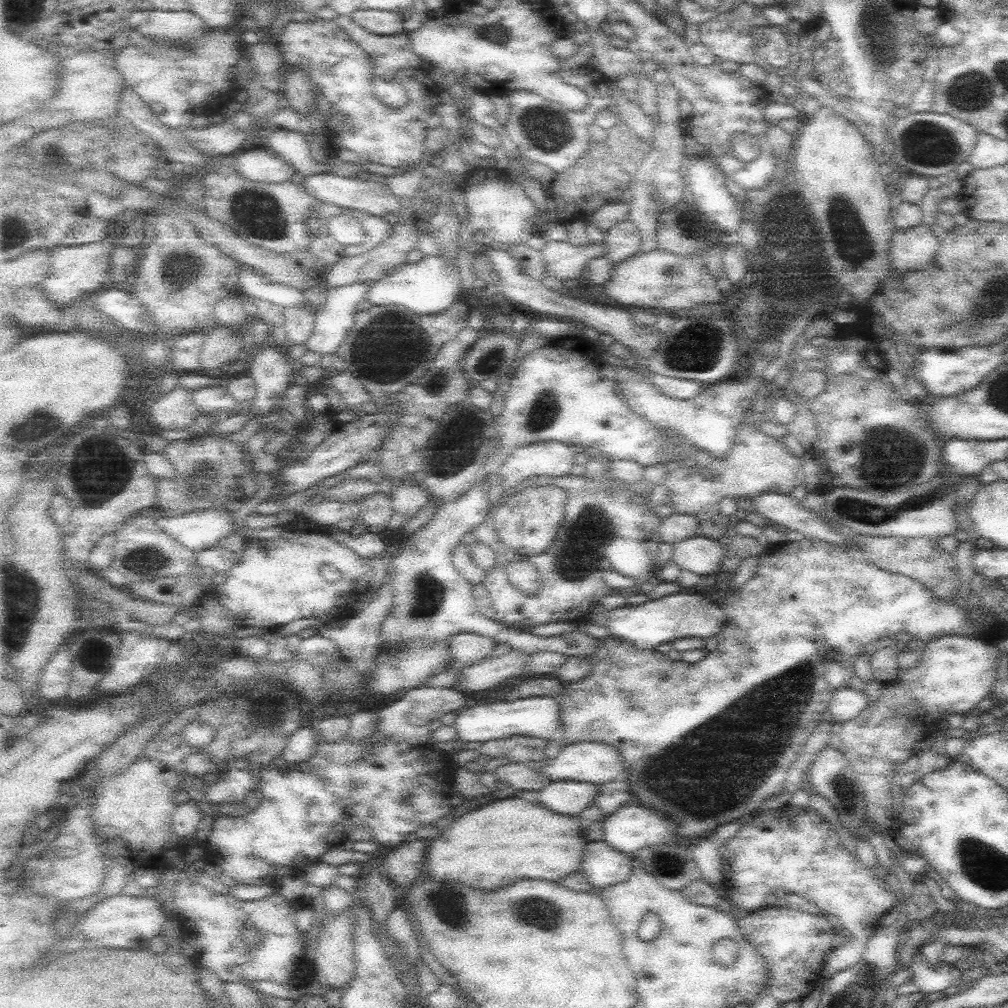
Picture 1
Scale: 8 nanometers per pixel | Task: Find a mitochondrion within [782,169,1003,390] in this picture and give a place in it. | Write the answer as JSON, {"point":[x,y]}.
{"point":[843,242]}

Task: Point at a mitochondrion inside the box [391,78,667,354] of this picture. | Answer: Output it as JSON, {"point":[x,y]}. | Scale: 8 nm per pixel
{"point":[551,130]}

